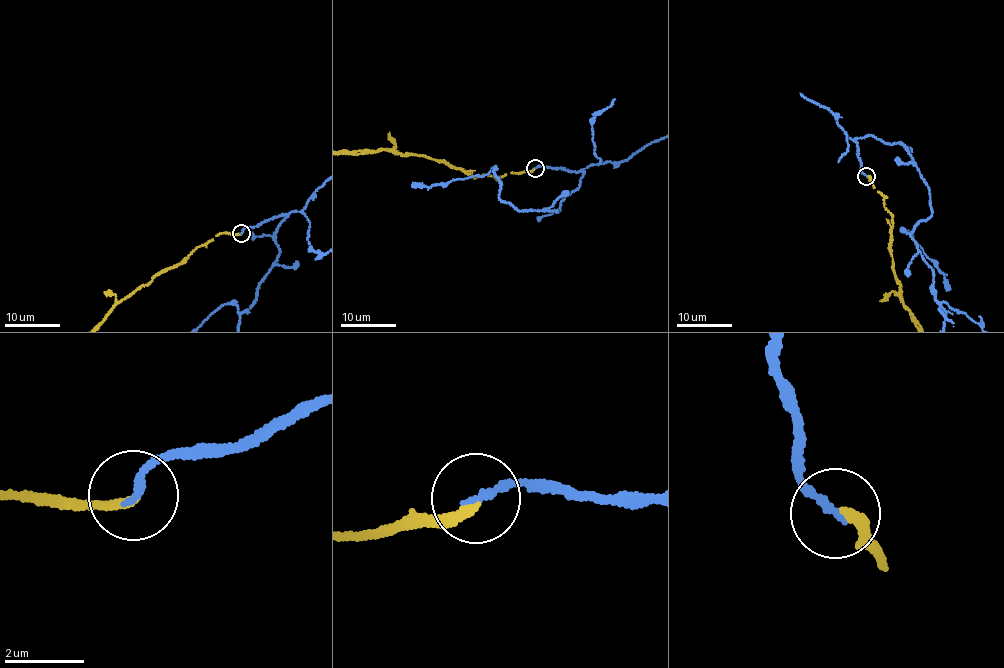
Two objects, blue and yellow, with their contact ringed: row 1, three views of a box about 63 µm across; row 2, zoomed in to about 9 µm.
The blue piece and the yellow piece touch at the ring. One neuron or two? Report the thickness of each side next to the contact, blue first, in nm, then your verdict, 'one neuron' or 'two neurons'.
180 nm thick on the blue side, 200 nm on the other; one neuron

